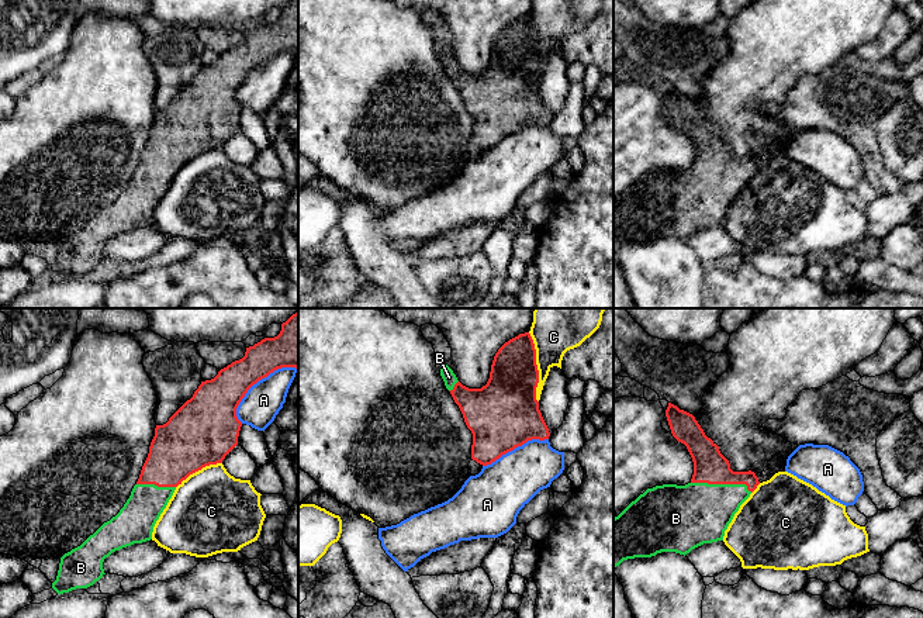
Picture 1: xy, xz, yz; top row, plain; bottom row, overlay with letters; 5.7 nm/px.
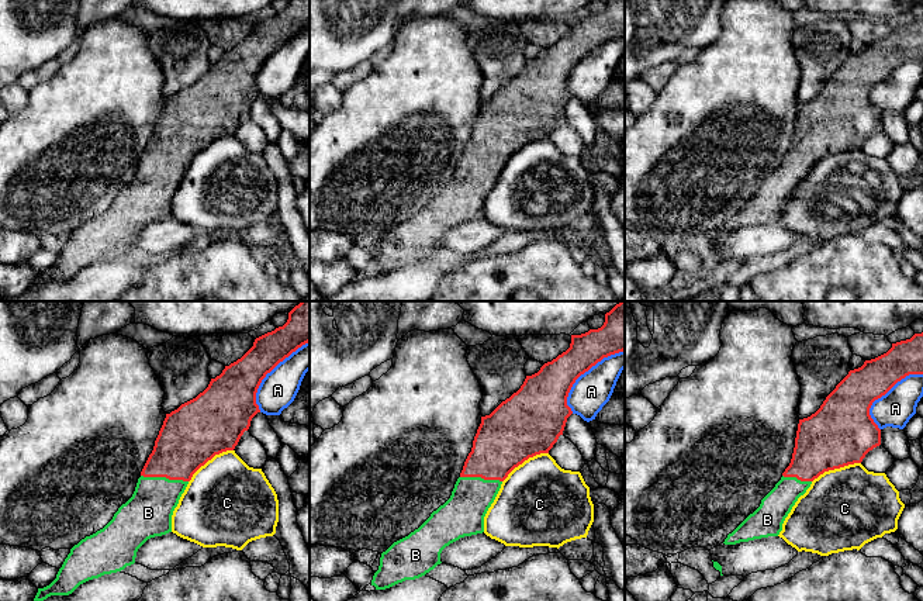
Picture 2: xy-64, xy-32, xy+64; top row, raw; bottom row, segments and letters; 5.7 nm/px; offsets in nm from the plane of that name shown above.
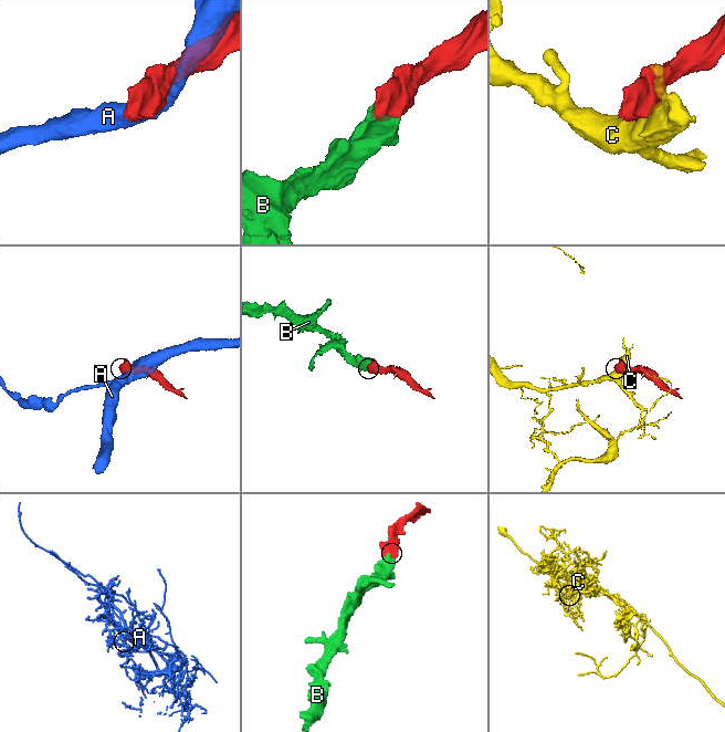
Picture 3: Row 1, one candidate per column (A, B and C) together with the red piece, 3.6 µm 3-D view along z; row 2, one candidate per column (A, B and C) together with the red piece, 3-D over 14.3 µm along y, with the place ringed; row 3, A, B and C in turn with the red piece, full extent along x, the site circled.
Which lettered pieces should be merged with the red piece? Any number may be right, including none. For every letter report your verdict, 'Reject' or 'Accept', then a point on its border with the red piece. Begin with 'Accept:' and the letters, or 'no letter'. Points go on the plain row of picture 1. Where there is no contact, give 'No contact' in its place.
Accept: B
A: Reject. Touches red at xy (258, 65)
B: Accept. Touches red at yz (722, 168)
C: Reject. Touches red at xz (536, 52)

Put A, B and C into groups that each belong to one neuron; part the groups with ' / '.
A / B / C

